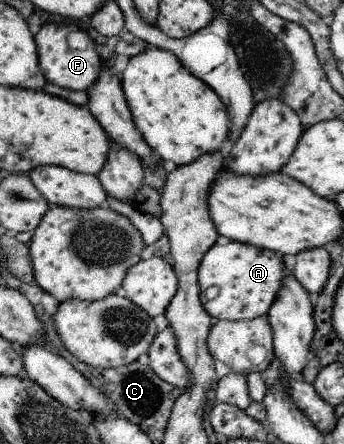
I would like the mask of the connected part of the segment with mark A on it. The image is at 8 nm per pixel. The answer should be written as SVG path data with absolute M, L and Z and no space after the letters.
M230 241L225 245L214 244L205 253L198 269L200 300L205 311L219 320L252 320L268 313L271 304L284 282L285 264L279 253L257 248L256 245Z

